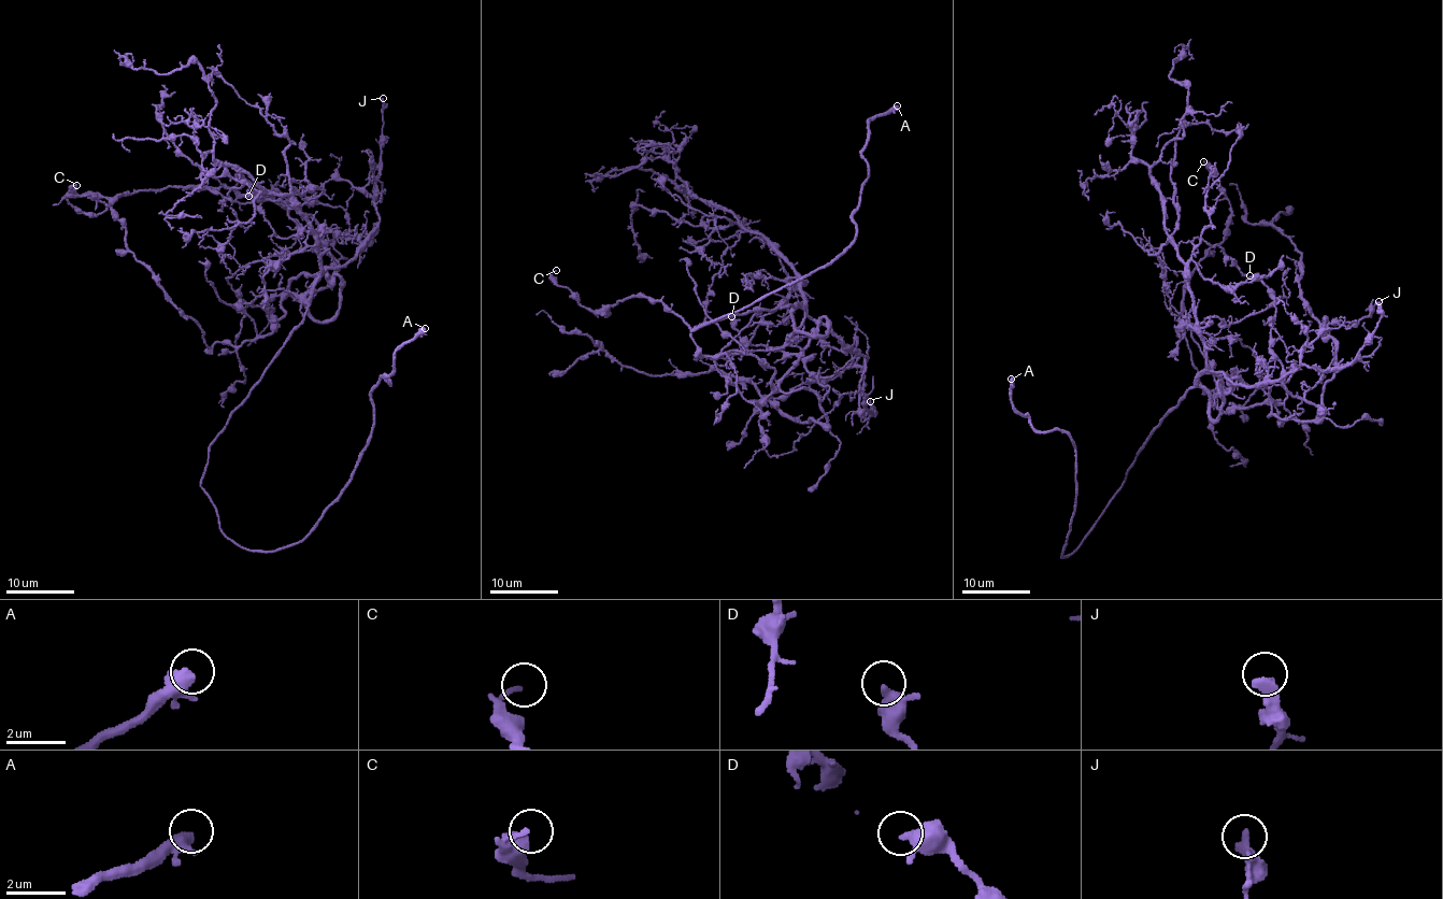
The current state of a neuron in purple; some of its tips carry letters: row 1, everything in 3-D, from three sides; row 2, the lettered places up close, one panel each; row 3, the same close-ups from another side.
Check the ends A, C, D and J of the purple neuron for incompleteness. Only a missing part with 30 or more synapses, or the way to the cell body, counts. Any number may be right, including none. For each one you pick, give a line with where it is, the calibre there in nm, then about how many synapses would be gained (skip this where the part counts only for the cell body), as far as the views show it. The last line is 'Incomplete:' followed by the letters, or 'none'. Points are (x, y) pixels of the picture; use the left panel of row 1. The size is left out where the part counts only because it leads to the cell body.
A: (425, 328) | 500 nm
Incomplete: A

